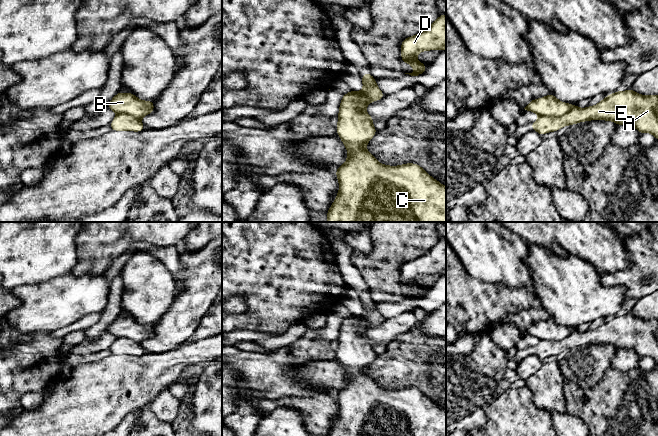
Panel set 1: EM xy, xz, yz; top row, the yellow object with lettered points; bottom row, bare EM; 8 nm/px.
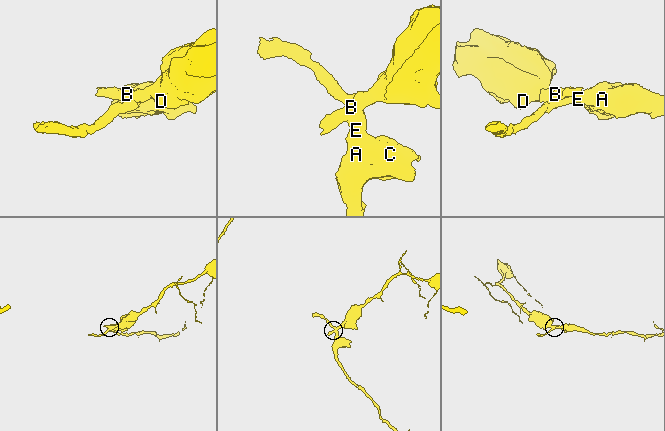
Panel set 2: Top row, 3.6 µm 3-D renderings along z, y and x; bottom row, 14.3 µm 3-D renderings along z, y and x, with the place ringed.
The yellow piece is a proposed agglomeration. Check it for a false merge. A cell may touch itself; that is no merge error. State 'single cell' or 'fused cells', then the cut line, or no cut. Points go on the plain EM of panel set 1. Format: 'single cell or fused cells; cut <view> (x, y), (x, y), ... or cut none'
fused cells; cut yz (572, 329), (563, 338), (540, 340)

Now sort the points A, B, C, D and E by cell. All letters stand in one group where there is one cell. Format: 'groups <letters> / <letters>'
groups A C E / B D

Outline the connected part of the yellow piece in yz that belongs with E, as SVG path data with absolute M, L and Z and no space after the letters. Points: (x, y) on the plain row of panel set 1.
M631 312L626 315L616 315L595 330L581 333L577 329L572 329L564 339L540 340L537 345L532 346L531 354L543 360L548 356L557 356L564 350L591 344L632 349L640 358L648 356L658 364L658 319L644 320Z

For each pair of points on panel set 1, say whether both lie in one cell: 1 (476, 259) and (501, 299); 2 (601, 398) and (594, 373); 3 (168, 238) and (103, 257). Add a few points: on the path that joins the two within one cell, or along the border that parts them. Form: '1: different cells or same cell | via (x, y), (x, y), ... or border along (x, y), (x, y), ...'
1: different cells | border along (469, 274), (482, 281), (497, 282), (514, 288)
2: different cells | border along (612, 367), (589, 387), (573, 382)
3: same cell | via (152, 234), (126, 234), (119, 241)

